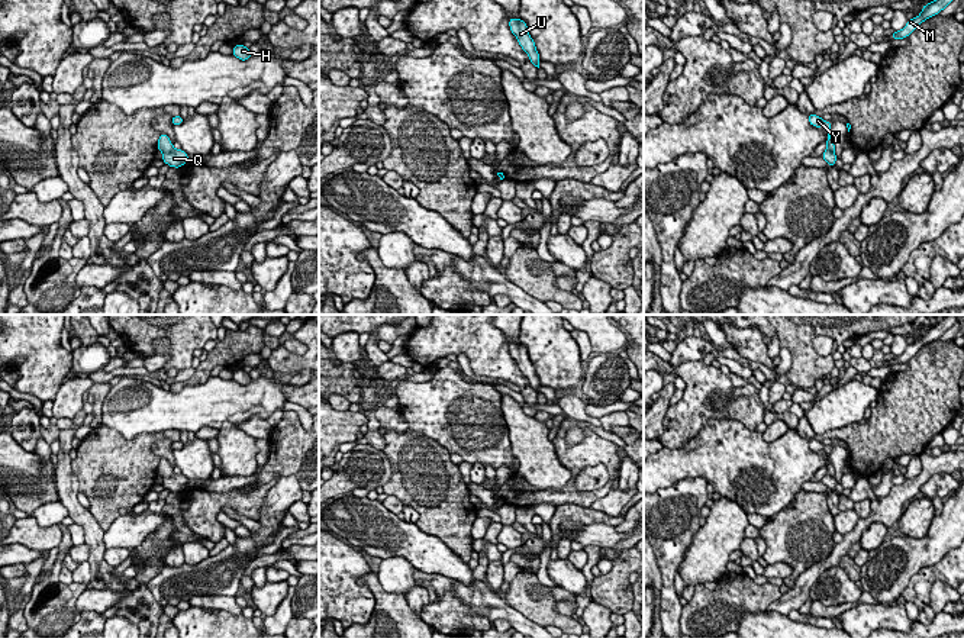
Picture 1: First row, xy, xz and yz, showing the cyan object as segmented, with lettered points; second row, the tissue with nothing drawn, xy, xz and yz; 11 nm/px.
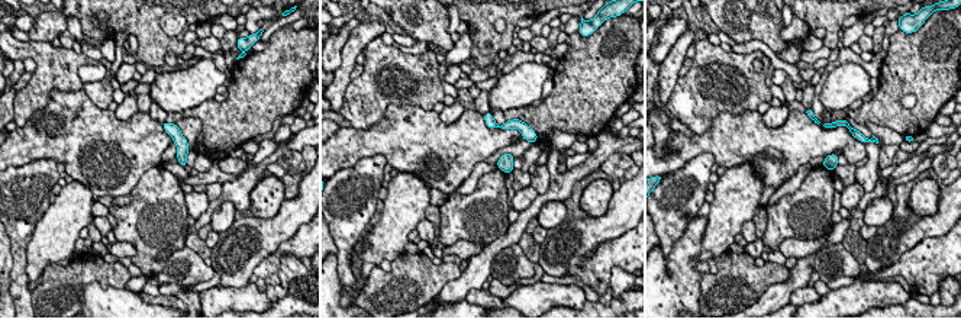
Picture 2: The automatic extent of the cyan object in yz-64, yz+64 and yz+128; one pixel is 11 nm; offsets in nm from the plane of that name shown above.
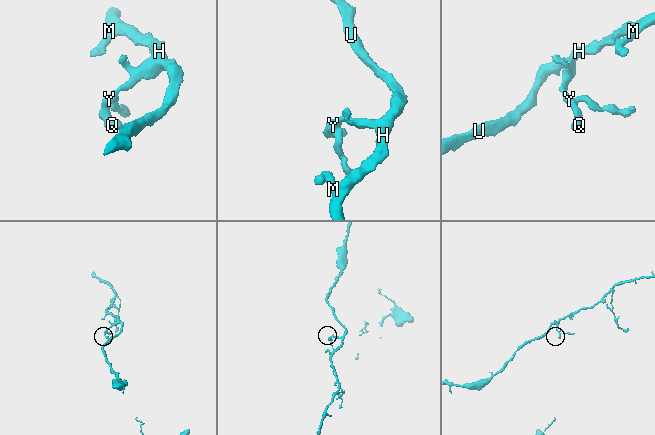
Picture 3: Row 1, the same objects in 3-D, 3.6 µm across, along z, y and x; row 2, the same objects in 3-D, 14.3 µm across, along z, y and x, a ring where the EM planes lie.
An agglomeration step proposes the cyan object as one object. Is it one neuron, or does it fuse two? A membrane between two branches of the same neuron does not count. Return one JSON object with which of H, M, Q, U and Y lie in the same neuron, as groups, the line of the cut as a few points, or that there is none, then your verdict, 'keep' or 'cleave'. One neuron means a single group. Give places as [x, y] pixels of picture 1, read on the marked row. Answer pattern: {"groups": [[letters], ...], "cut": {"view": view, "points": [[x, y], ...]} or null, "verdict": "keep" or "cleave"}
{"groups": [["H", "M", "Q", "U", "Y"]], "cut": null, "verdict": "keep"}

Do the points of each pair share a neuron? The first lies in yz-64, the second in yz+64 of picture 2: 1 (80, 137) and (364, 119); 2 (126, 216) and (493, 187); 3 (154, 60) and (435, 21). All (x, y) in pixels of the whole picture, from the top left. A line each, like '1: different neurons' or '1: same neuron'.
1: different neurons
2: same neuron
3: different neurons

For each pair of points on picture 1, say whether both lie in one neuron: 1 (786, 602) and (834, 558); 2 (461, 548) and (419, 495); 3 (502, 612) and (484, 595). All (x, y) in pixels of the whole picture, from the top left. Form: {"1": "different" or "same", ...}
{"1": "same", "2": "same", "3": "same"}

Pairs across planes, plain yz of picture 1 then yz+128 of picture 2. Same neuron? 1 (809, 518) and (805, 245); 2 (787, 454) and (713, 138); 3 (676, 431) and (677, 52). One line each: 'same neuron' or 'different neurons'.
1: different neurons
2: same neuron
3: different neurons

